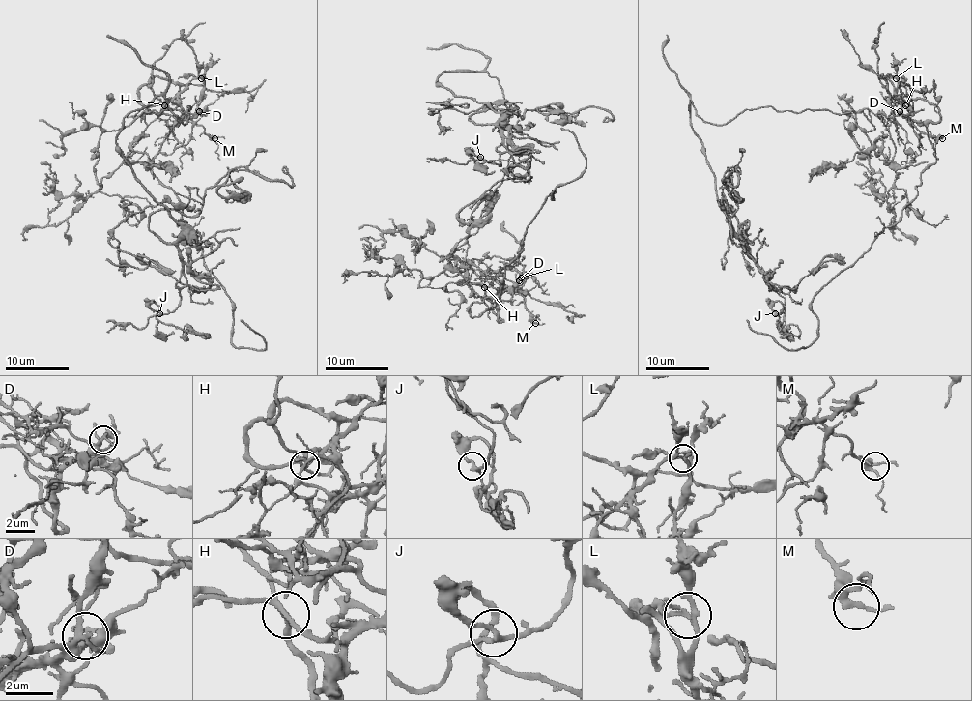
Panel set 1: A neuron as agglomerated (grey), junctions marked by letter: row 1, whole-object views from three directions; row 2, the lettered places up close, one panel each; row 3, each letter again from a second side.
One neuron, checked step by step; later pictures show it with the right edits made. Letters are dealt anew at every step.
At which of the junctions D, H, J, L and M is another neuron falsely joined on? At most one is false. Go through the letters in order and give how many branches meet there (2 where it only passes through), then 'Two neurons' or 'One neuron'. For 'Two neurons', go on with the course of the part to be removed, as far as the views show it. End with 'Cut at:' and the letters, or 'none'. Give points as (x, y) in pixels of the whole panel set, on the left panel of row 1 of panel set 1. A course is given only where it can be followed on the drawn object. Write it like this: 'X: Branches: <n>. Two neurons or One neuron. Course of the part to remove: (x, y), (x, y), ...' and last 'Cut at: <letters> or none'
D: Branches: 4. One neuron
H: Branches: 4. One neuron
J: Branches: 3. One neuron
L: Branches: 4. Two neurons. Course of the part to remove: (200, 78), (197, 110), (149, 169), (179, 198), (230, 299), (232, 343), (265, 347), (240, 319)
M: Branches: 4. One neuron
Cut at: L

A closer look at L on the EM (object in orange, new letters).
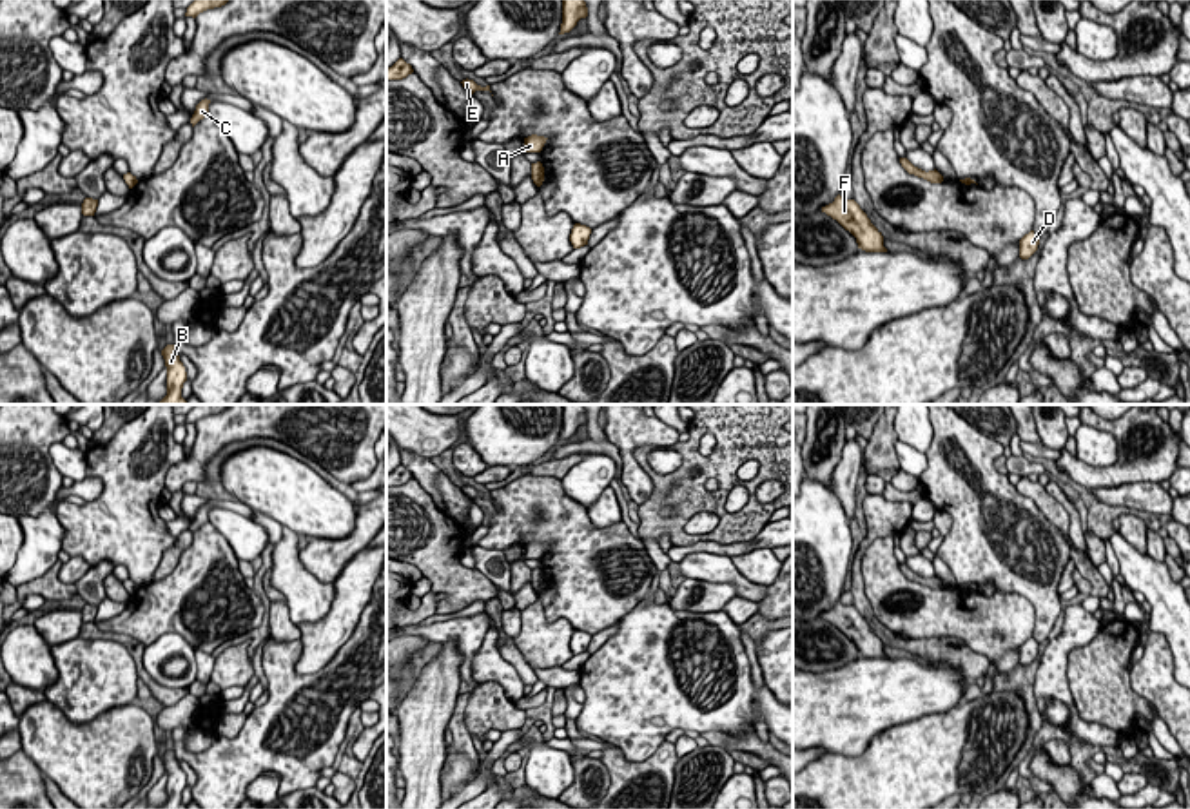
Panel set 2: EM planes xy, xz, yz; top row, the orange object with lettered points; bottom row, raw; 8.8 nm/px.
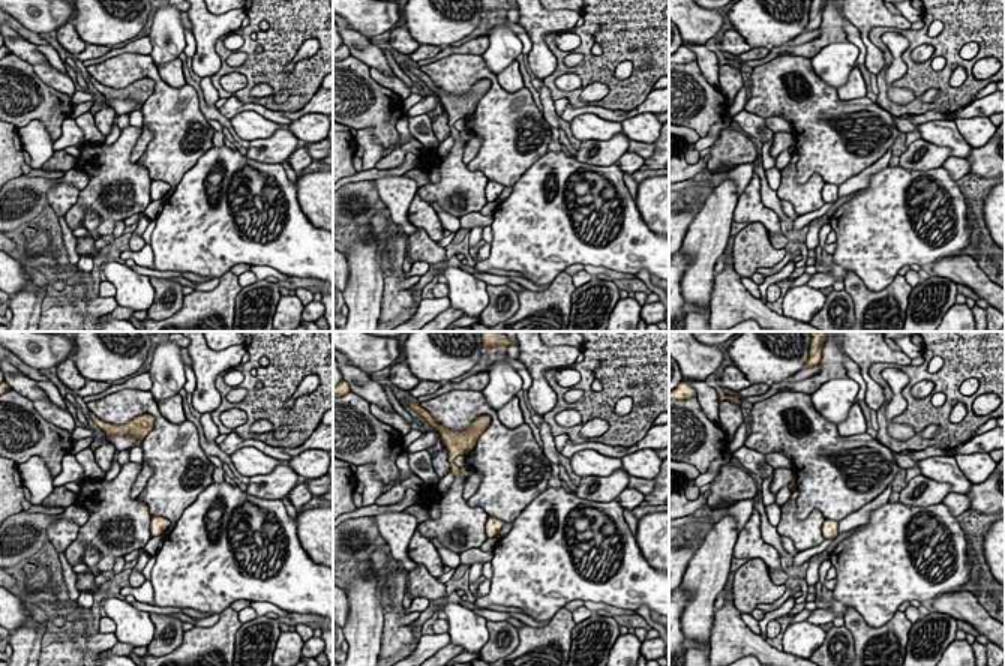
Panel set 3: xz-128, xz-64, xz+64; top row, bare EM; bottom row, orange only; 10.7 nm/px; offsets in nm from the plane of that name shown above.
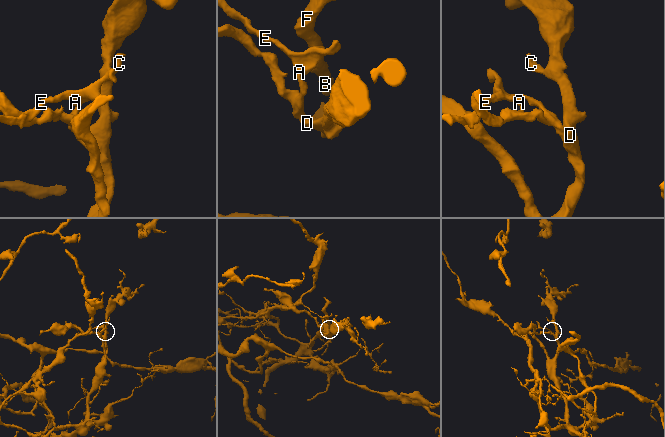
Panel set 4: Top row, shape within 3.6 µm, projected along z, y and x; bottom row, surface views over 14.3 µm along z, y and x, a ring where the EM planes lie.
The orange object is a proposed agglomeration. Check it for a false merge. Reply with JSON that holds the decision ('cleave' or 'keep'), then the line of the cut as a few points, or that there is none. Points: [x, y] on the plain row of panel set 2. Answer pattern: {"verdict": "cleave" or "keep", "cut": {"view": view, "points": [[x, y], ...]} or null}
{"verdict": "cleave", "cut": {"view": "xz", "points": [[532, 579], [543, 586]]}}

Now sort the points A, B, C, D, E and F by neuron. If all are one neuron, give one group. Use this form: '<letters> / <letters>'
A E / B C D F

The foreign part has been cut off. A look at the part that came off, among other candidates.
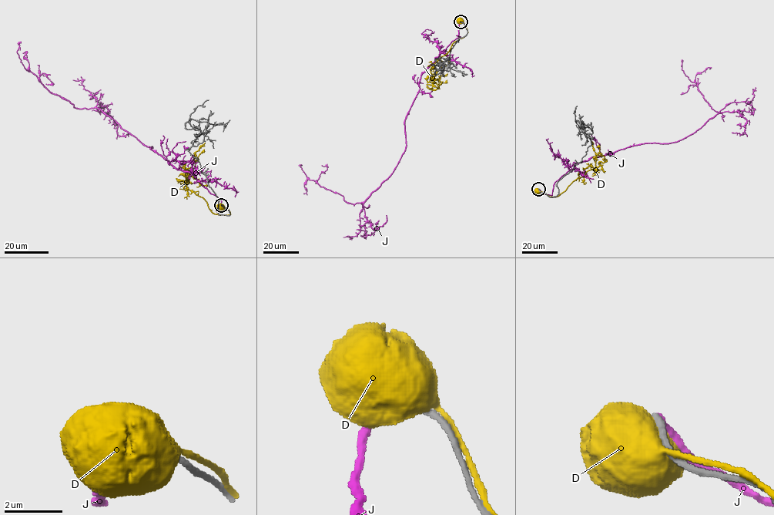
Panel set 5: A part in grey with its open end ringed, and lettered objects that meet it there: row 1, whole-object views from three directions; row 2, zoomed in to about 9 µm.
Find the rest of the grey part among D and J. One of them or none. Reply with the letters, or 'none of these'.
none of these

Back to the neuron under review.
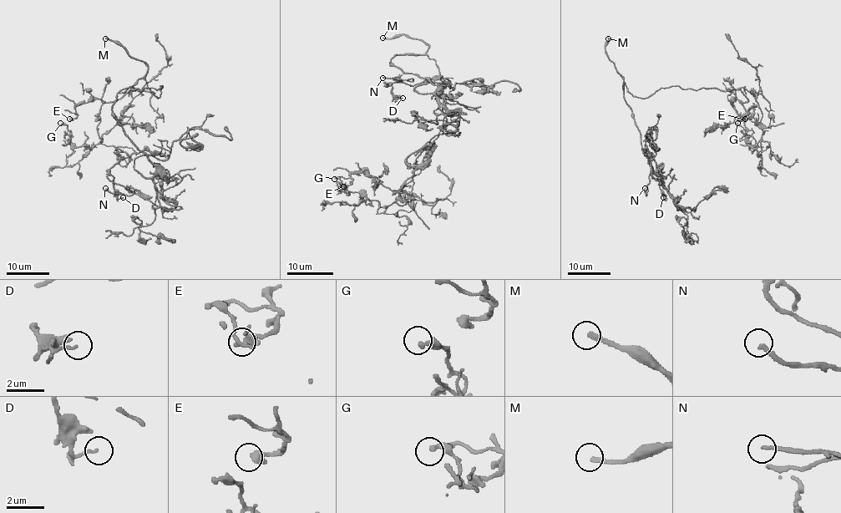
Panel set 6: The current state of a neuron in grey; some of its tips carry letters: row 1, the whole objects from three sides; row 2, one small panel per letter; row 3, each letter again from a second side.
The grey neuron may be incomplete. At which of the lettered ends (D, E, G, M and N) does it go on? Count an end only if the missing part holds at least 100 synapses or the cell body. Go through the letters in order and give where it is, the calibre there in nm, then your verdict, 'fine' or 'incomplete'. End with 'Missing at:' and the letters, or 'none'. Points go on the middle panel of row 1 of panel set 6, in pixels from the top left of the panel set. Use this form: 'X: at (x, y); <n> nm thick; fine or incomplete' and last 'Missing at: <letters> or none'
D: at (402, 98); 120 nm thick; fine
E: at (343, 186); 400 nm thick; fine
G: at (334, 179); 300 nm thick; fine
M: at (382, 38); 240 nm thick; incomplete
N: at (382, 78); 200 nm thick; fine
Missing at: M

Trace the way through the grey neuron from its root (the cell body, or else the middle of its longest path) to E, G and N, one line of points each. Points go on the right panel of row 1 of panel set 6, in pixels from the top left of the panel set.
E: (625, 82), (626, 90), (640, 98), (672, 86), (739, 89), (747, 101), (736, 99), (732, 105), (745, 119)
G: (625, 82), (640, 98), (672, 86), (743, 87), (762, 113), (762, 134), (755, 149), (737, 123)
N: (625, 82), (624, 99), (640, 132), (641, 148), (651, 153), (645, 195), (645, 188)

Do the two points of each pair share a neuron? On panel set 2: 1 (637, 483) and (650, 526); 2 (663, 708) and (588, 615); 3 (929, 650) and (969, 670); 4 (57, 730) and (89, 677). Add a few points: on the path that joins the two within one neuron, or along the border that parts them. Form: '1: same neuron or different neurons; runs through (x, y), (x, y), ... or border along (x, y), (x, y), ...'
1: different neurons; border along (635, 461), (652, 481), (652, 494), (641, 505)
2: different neurons; border along (644, 597), (617, 621)
3: same neuron; runs through (938, 650), (949, 650), (960, 661)
4: different neurons; border along (48, 699), (75, 722), (89, 722), (107, 711)

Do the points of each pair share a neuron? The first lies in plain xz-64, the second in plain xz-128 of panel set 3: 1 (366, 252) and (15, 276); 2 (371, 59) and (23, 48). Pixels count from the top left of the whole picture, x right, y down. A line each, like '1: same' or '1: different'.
1: different
2: same

